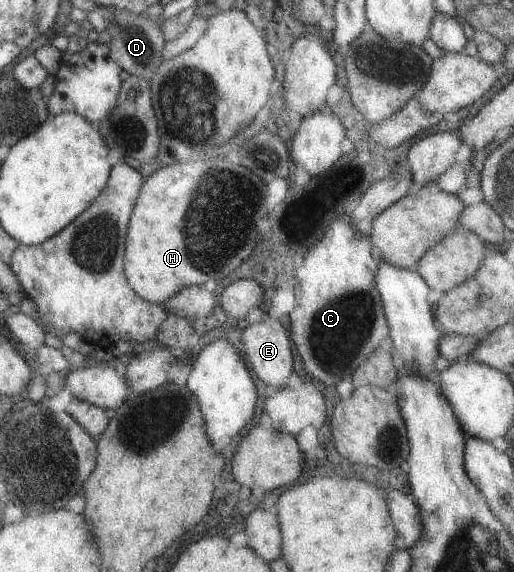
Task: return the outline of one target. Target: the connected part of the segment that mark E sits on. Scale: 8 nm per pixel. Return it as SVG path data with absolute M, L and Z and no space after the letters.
M265 312L263 322L248 323L247 328L241 332L241 348L245 354L245 360L253 374L271 388L281 388L287 386L287 378L293 372L291 360L291 348L289 347L289 338L287 330L277 320L269 319Z

